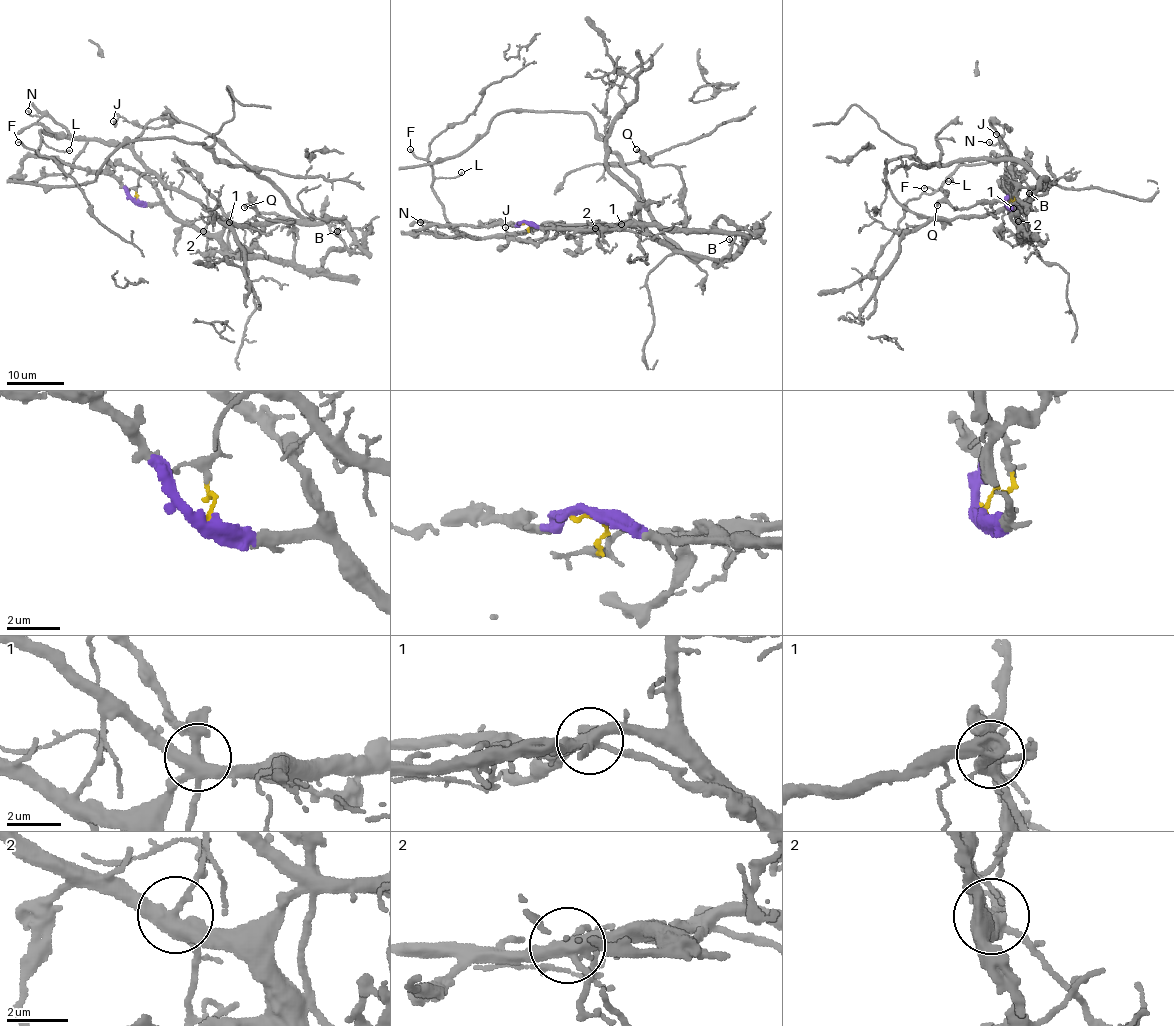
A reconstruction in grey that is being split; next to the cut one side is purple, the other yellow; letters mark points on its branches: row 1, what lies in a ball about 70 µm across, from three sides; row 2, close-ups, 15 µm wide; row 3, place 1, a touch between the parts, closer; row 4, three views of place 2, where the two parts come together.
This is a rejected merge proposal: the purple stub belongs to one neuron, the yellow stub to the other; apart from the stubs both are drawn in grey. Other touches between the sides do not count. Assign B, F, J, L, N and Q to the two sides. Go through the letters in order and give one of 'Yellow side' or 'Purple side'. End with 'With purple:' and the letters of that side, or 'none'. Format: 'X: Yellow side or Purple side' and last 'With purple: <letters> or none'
B: Yellow side
F: Yellow side
J: Yellow side
L: Yellow side
N: Yellow side
Q: Purple side
With purple: Q

